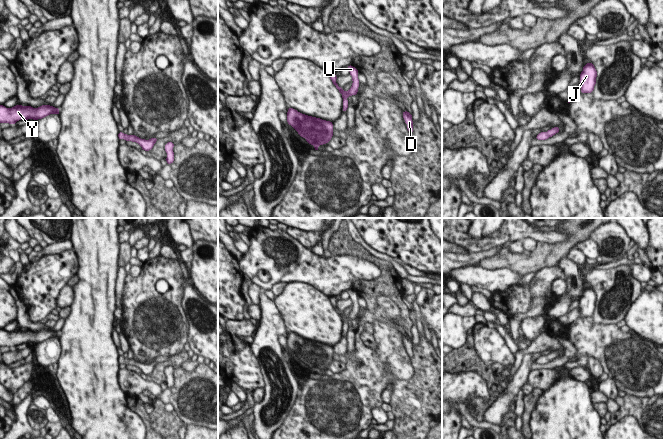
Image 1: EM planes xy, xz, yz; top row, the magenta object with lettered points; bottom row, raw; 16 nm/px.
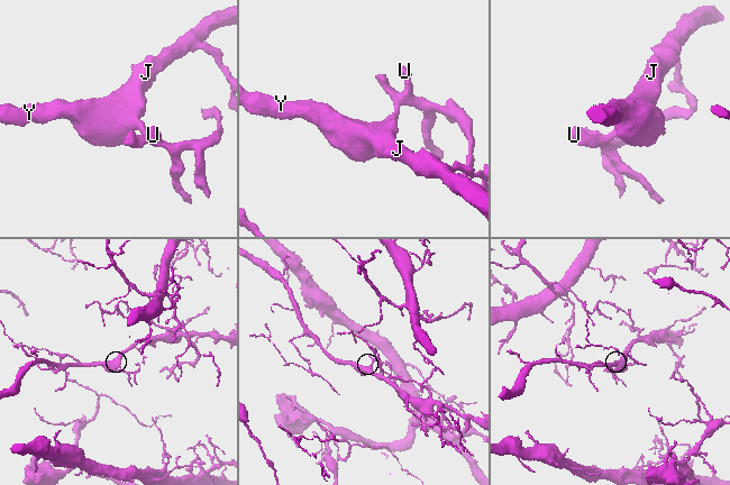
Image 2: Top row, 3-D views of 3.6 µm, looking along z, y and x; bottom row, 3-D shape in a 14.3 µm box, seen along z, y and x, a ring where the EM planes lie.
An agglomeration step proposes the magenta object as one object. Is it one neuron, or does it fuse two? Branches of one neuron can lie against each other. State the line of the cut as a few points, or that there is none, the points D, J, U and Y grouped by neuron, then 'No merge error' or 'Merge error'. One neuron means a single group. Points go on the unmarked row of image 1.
No split. Groups: D J U Y. No merge error

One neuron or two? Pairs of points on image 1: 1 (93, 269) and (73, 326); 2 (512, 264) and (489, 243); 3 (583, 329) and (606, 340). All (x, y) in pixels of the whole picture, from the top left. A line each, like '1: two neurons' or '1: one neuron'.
1: one neuron
2: two neurons
3: one neuron

